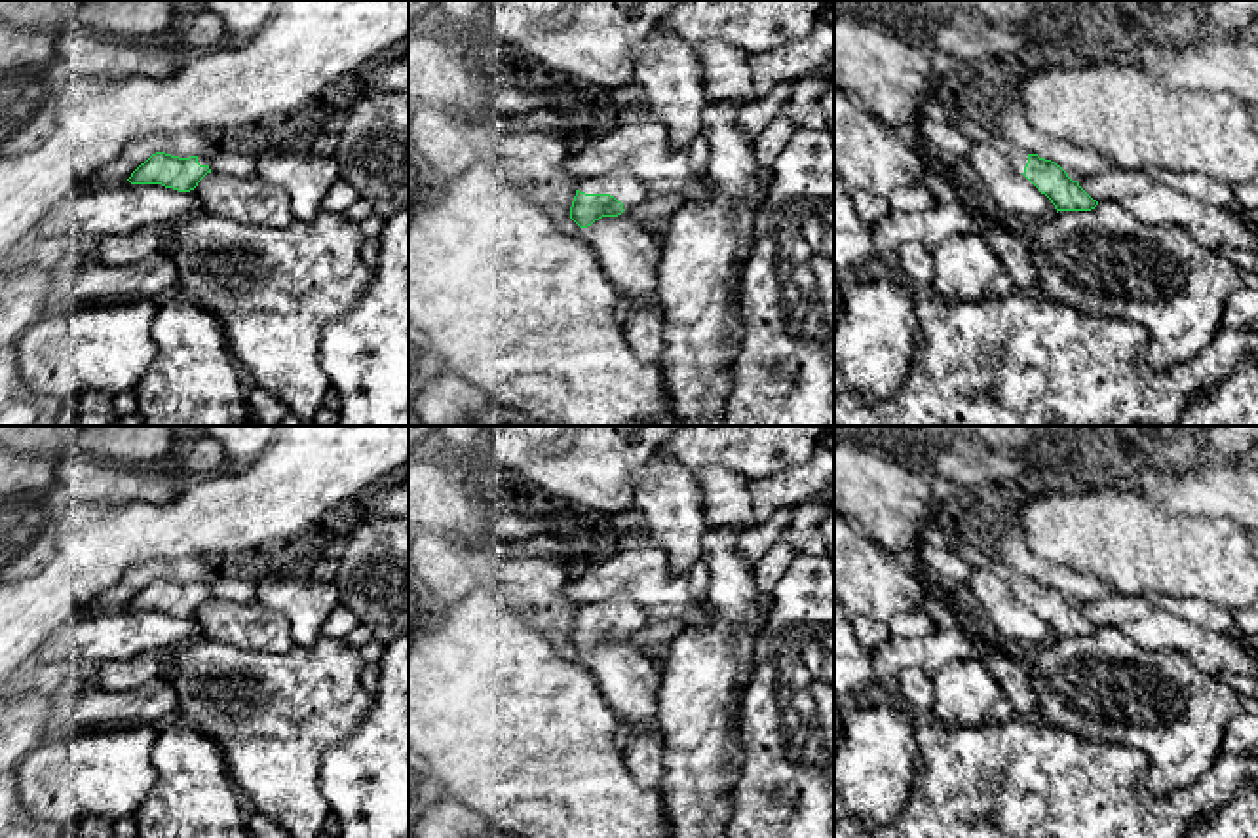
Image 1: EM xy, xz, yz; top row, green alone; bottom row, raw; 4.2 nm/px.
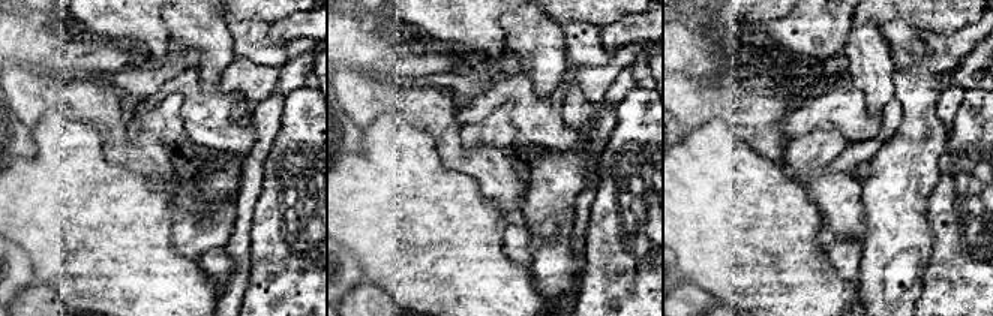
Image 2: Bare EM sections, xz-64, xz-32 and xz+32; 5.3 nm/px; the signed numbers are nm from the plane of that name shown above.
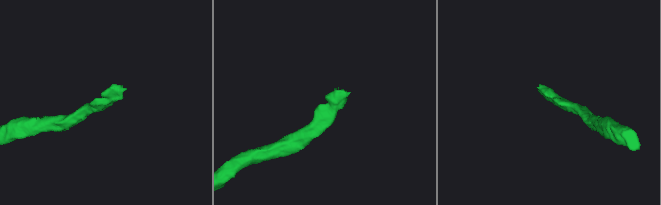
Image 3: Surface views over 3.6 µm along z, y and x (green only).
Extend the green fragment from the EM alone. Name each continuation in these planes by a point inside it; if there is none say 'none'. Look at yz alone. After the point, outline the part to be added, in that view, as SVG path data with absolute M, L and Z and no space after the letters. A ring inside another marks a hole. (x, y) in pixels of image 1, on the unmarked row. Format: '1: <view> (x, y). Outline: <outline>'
1: yz (979, 557). Outline: M944 543L944 545L948 545L958 557L962 557L973 568L992 570L1011 587L1015 595L1024 599L1030 578L1011 568L1009 564L1000 562L984 545L979 545L979 547L963 545L963 543L958 543L958 545Z

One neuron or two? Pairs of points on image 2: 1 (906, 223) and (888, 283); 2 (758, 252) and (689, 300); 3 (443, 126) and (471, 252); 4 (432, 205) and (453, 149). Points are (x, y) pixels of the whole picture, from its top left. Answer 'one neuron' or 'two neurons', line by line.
1: one neuron
2: two neurons
3: two neurons
4: two neurons

